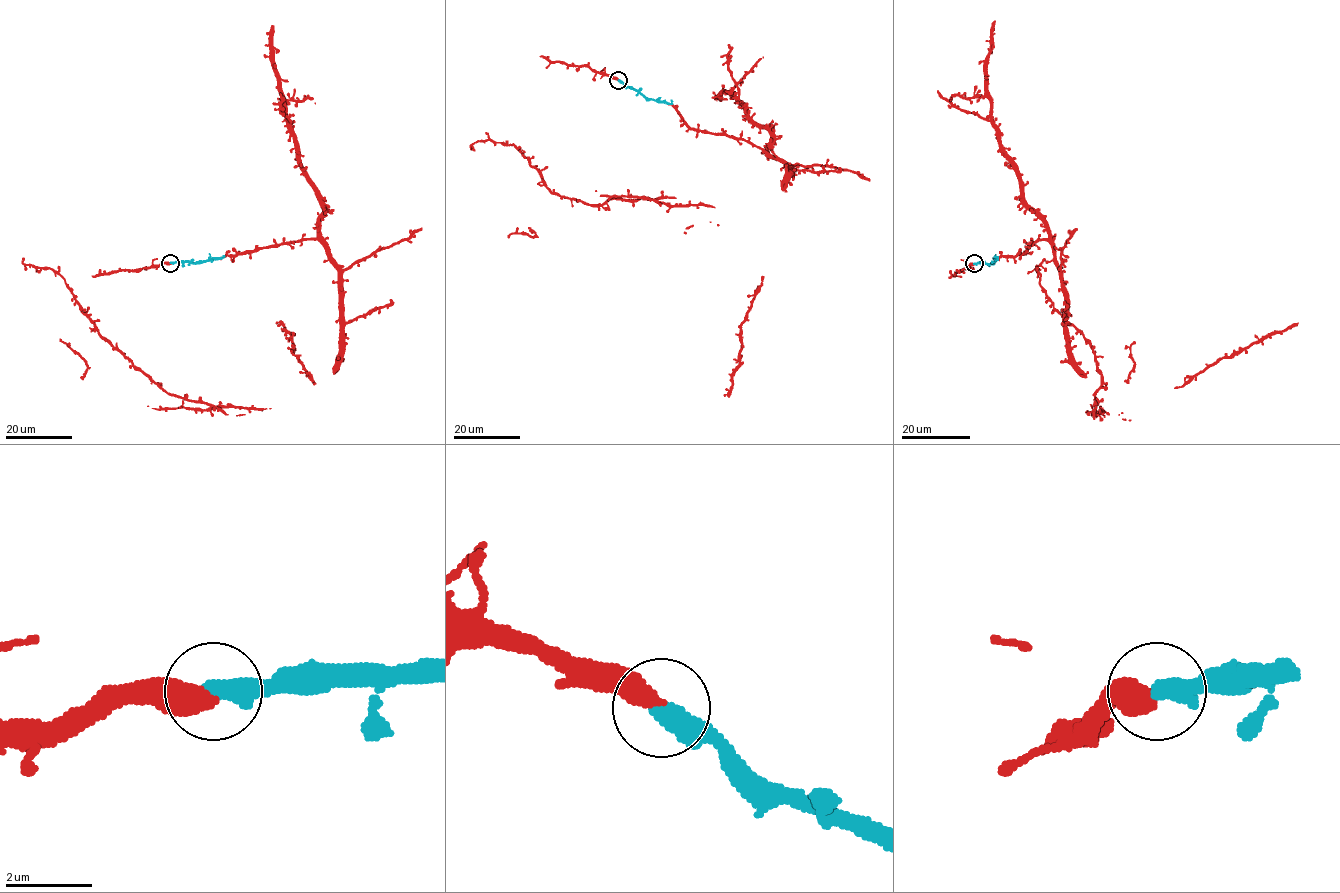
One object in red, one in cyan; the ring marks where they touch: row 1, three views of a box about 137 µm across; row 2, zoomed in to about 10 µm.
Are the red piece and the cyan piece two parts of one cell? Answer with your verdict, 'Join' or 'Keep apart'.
Join

